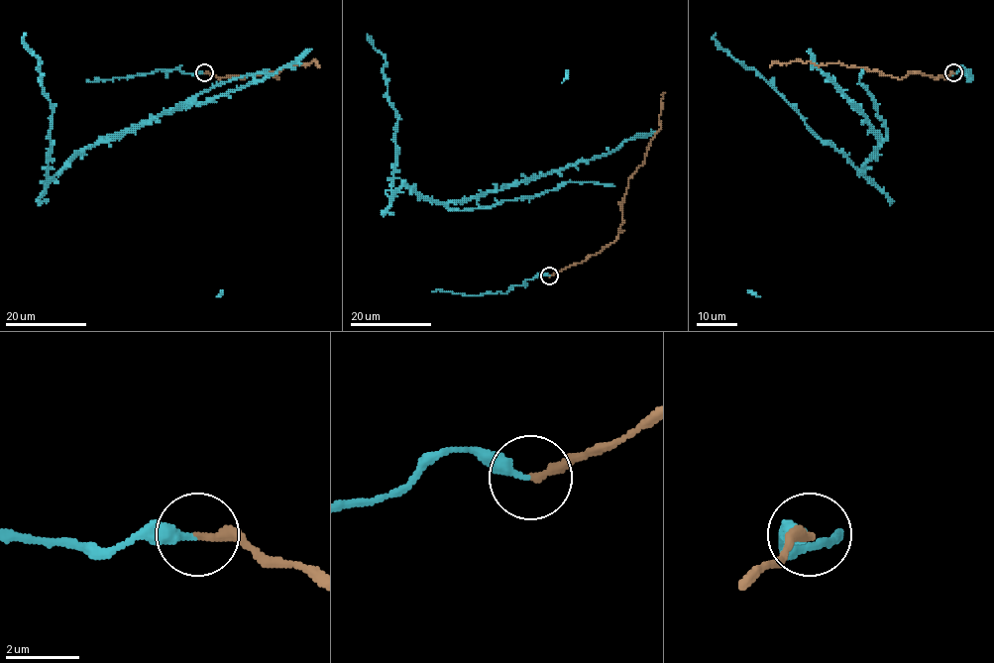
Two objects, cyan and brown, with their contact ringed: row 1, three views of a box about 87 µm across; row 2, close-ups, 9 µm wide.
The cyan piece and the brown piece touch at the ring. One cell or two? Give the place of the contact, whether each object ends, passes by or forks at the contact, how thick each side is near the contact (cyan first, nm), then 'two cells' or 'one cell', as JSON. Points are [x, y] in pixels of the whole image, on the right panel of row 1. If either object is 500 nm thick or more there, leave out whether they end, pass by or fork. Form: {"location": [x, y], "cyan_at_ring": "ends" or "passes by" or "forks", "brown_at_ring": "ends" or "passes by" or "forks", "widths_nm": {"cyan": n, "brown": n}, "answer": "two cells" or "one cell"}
{"location": [953, 72], "cyan_at_ring": "ends", "brown_at_ring": "ends", "widths_nm": {"cyan": 320, "brown": 240}, "answer": "one cell"}

